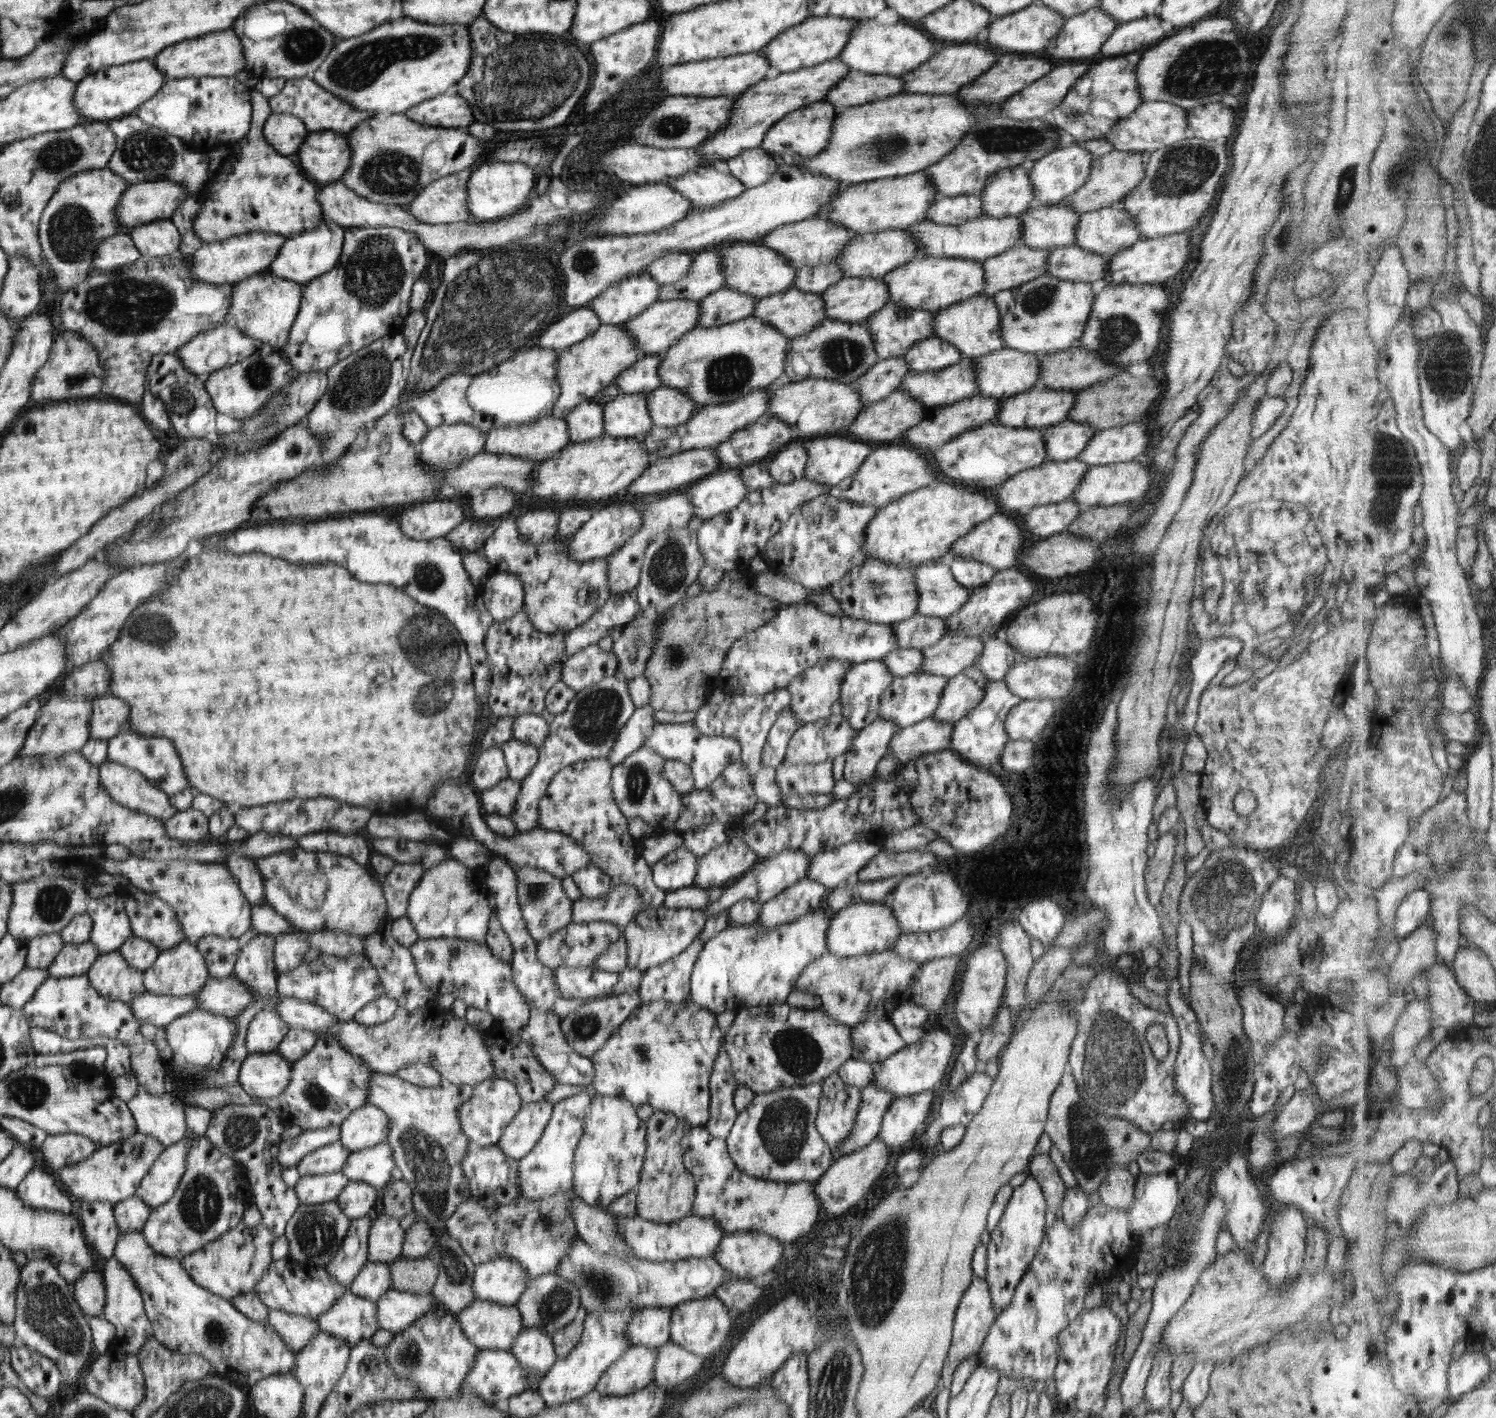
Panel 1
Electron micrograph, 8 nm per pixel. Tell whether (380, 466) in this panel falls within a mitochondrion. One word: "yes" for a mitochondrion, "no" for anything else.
no

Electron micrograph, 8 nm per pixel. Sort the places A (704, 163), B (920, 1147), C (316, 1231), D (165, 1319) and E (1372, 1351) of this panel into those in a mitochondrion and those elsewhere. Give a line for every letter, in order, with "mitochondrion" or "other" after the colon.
A: other
B: other
C: mitochondrion
D: other
E: other

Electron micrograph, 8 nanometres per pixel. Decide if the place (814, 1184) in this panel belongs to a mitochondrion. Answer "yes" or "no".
no

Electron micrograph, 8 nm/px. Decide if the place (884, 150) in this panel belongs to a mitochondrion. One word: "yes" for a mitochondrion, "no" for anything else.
yes

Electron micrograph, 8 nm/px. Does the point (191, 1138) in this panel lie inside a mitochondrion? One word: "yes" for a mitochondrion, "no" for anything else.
no

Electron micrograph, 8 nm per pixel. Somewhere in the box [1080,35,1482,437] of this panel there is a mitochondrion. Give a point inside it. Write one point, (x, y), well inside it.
(1209, 69)

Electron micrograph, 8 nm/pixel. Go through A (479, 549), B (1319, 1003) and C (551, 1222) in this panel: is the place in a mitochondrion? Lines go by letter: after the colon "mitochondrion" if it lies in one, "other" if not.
A: other
B: other
C: mitochondrion

